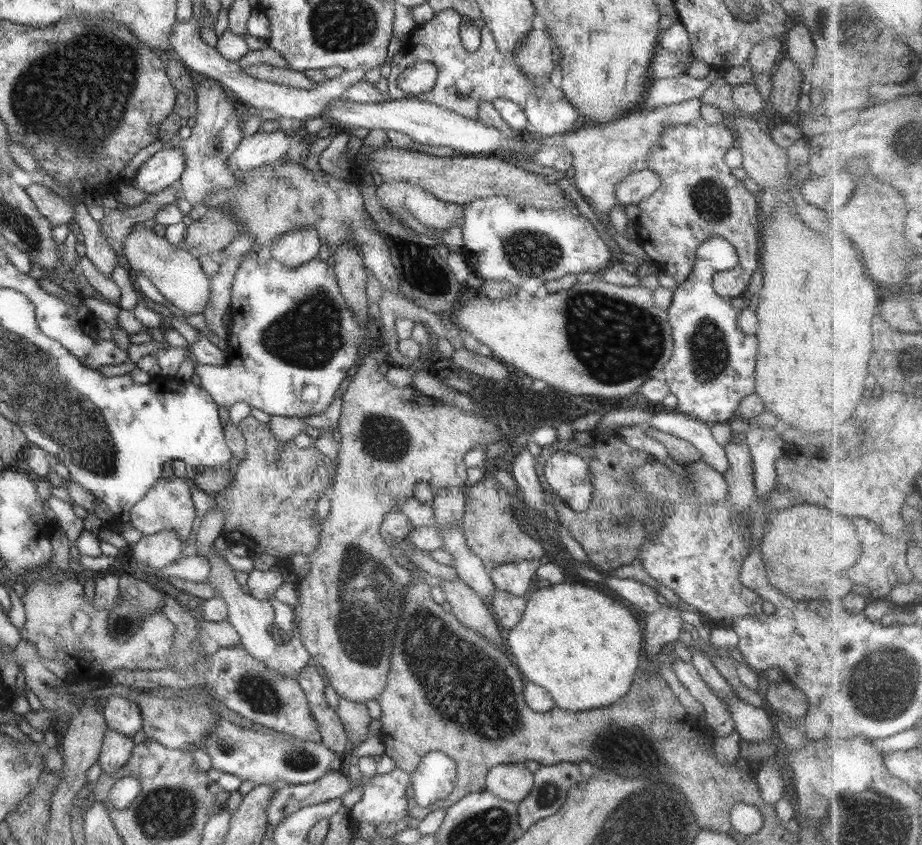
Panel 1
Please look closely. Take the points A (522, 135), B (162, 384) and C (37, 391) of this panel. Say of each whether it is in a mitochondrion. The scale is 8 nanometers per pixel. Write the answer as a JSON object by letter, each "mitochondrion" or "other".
{"A":"other","B":"other","C":"mitochondrion"}

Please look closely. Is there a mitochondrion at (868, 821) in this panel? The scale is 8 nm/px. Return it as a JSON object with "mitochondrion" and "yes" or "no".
{"mitochondrion":"yes"}

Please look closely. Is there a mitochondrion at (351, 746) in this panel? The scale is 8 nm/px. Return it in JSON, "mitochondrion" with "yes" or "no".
{"mitochondrion":"no"}

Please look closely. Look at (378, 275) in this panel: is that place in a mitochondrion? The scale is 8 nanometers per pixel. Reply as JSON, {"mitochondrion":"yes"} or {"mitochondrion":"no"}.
{"mitochondrion":"no"}

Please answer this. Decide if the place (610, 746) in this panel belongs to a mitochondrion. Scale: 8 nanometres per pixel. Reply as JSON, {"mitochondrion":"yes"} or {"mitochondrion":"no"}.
{"mitochondrion":"yes"}

